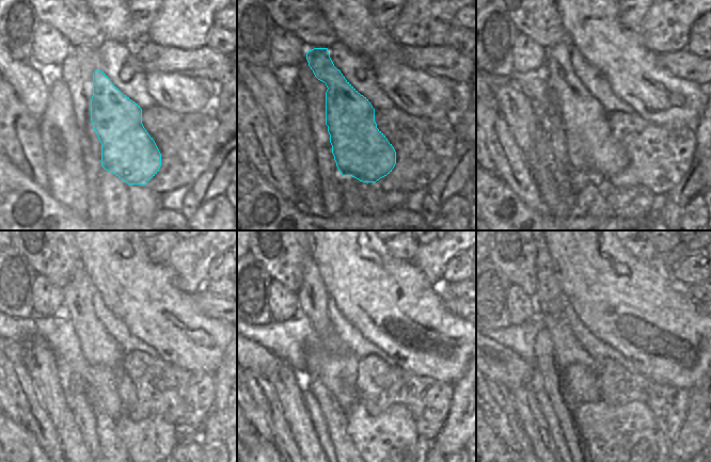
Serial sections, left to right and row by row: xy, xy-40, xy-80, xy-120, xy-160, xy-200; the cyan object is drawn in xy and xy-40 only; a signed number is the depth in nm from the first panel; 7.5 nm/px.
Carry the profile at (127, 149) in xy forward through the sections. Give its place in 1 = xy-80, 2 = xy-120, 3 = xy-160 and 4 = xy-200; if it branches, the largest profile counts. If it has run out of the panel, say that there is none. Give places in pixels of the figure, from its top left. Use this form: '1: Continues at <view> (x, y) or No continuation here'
1: Continues at xy-80 (590, 145)
2: Continues at xy-120 (98, 348)
3: Continues at xy-160 (313, 298)
4: Continues at xy-200 (549, 299)

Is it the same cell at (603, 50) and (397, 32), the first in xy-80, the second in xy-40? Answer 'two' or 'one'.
two

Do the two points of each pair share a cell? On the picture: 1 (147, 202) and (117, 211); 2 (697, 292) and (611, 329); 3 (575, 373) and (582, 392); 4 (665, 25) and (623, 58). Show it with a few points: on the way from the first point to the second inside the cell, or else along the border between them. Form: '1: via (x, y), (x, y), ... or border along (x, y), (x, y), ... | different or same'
1: border along (128, 185), (128, 212), (131, 219) | different
2: border along (683, 287), (697, 304) | different
3: via (575, 378), (579, 387) | same
4: border along (636, 29), (643, 38), (643, 43), (657, 54) | different

